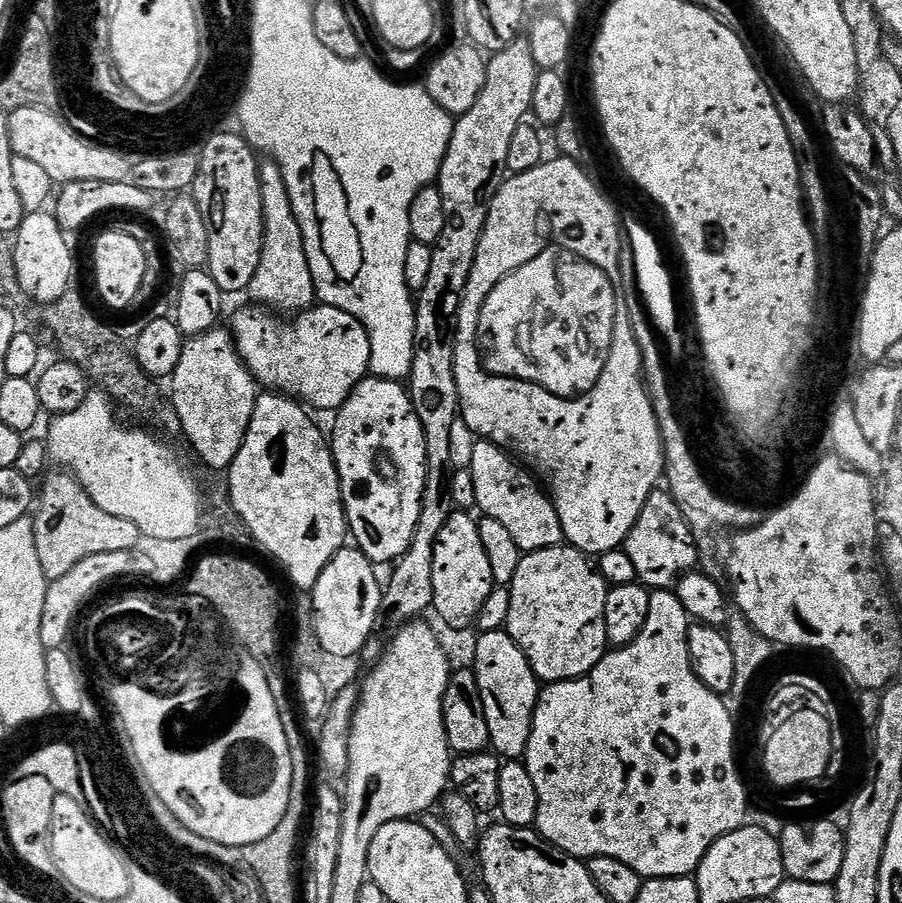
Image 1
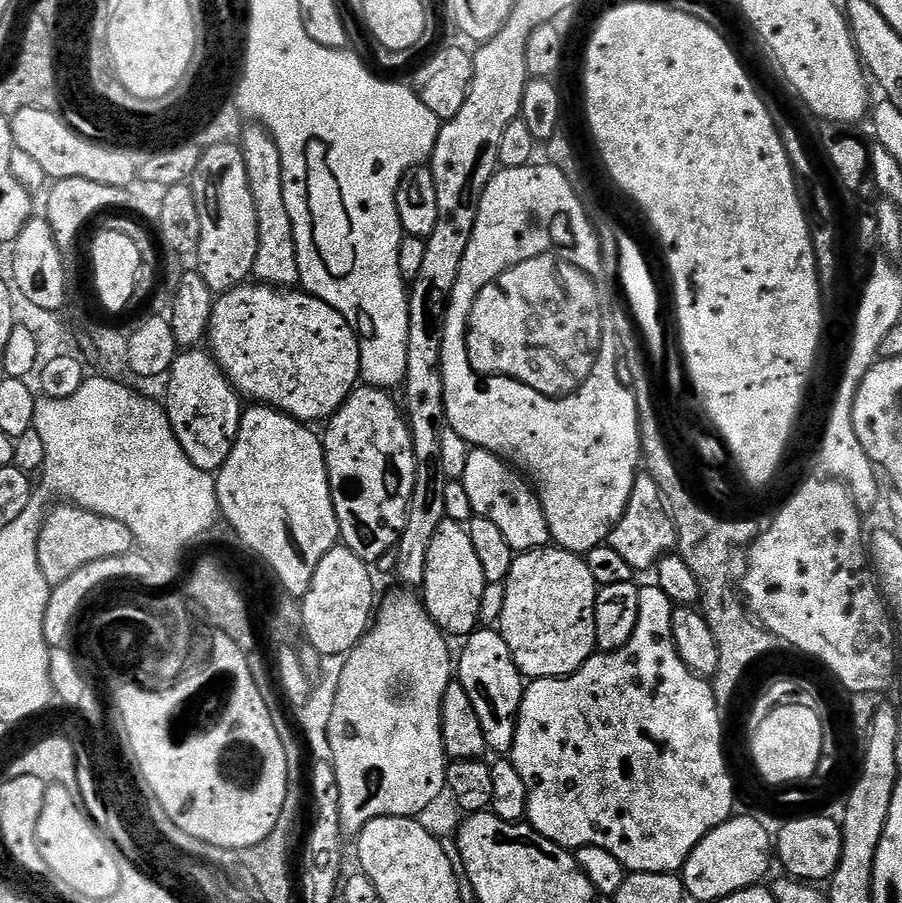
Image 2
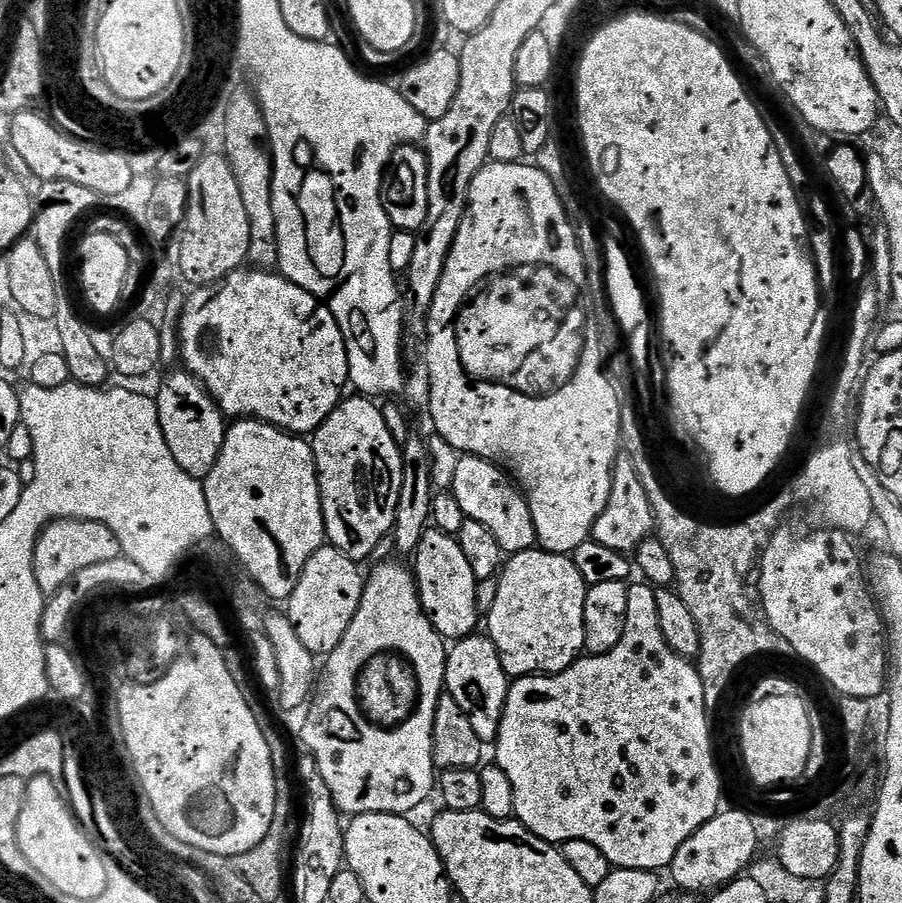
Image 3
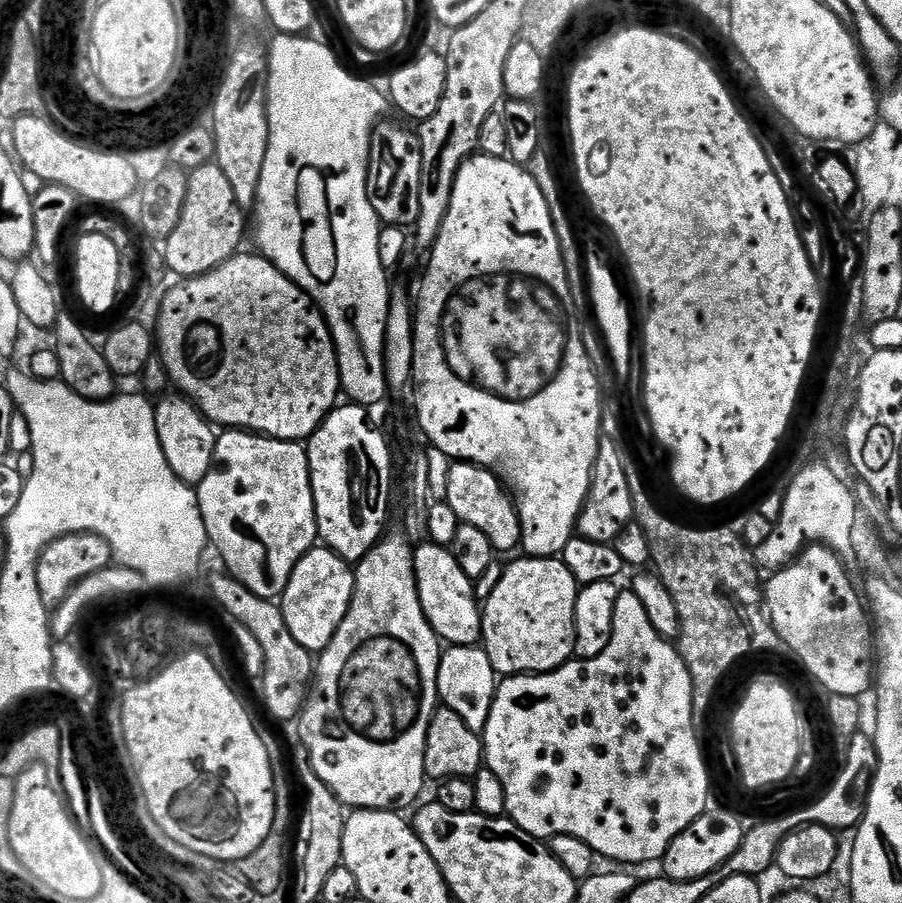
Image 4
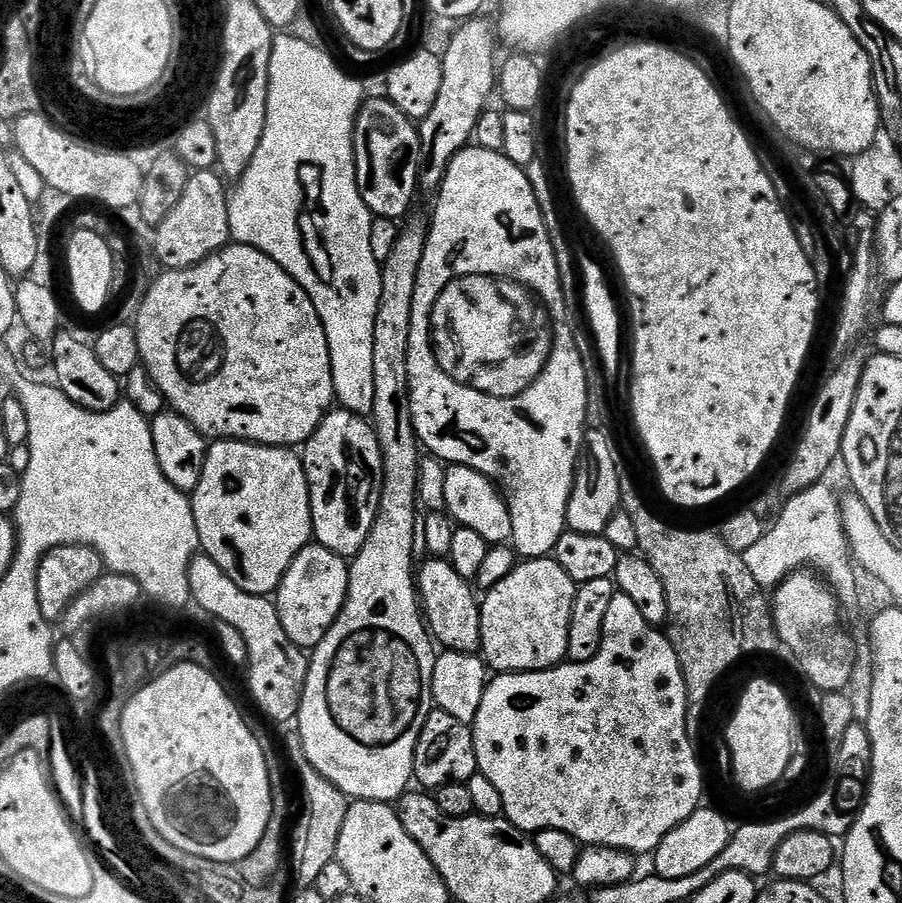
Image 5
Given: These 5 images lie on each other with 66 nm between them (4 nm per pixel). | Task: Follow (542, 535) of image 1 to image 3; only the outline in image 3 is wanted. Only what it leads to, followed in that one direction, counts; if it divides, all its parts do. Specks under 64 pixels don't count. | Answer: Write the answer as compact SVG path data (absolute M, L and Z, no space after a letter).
M463 455L456 469L451 495L467 517L481 522L494 534L501 551L508 556L526 552L537 545L533 507L516 482L490 461Z

